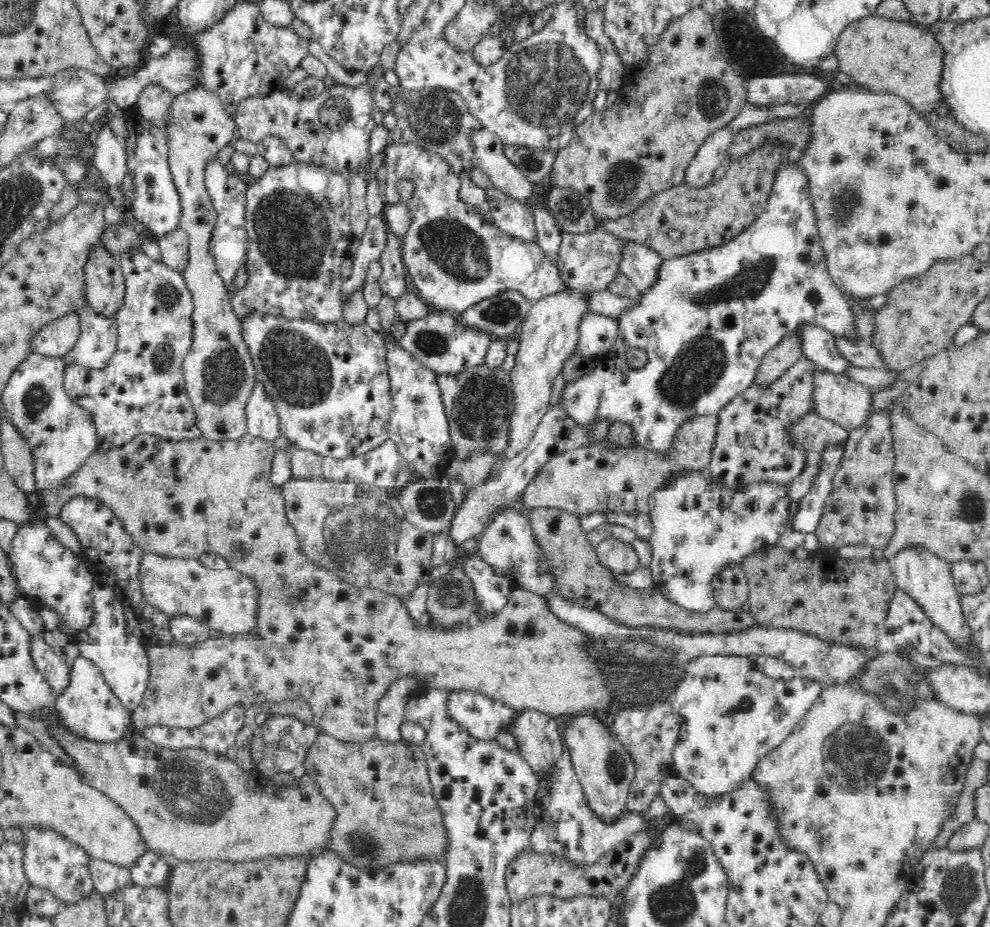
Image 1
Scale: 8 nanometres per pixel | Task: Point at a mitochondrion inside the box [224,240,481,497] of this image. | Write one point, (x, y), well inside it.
(300, 371)

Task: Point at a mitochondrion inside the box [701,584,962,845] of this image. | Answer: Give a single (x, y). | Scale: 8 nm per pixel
(855, 757)

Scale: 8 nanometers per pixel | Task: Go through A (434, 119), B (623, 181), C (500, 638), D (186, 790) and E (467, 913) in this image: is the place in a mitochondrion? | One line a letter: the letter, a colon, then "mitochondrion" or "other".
A: mitochondrion
B: mitochondrion
C: other
D: mitochondrion
E: mitochondrion

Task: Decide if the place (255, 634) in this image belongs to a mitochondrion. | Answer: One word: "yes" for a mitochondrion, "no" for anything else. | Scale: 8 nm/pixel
no

